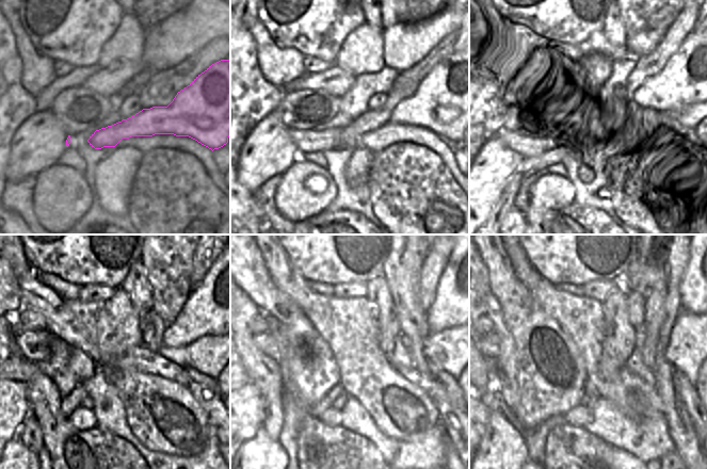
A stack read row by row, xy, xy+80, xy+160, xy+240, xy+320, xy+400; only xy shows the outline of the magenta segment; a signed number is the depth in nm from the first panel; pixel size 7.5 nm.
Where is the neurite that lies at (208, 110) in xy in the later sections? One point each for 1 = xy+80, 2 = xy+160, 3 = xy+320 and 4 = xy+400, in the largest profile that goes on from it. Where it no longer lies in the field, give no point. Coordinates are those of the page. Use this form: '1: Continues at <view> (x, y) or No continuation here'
1: Continues at xy+80 (447, 102)
2: Continues at xy+160 (686, 79)
3: Continues at xy+320 (447, 311)
4: Continues at xy+400 (686, 286)

